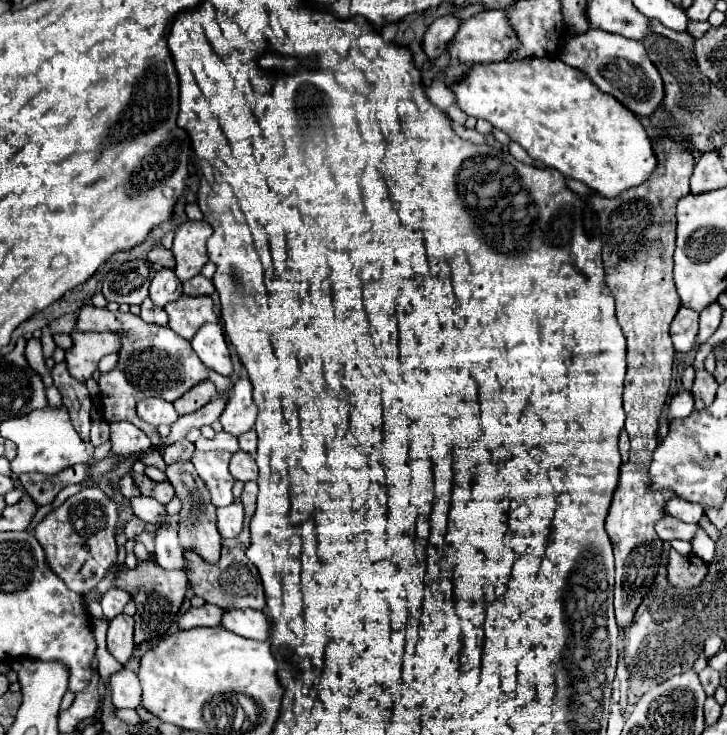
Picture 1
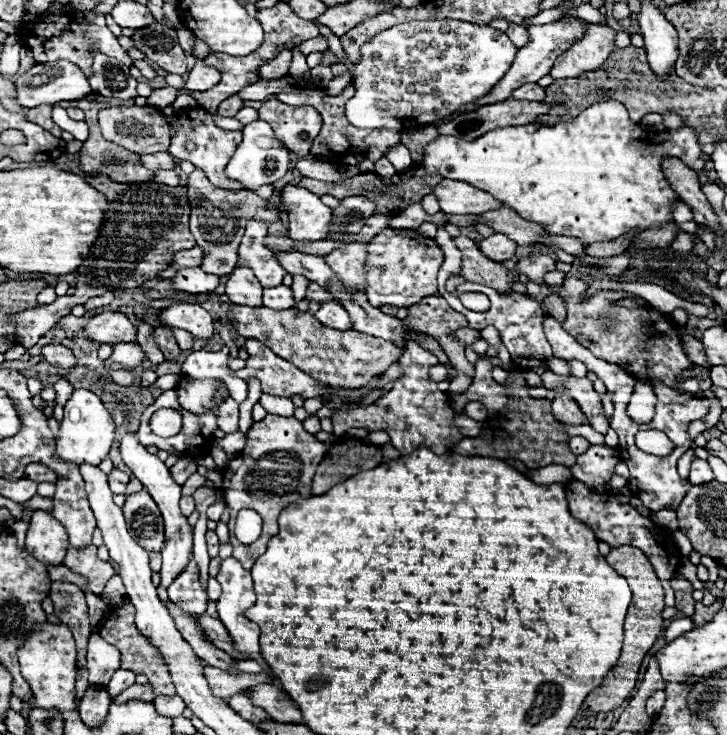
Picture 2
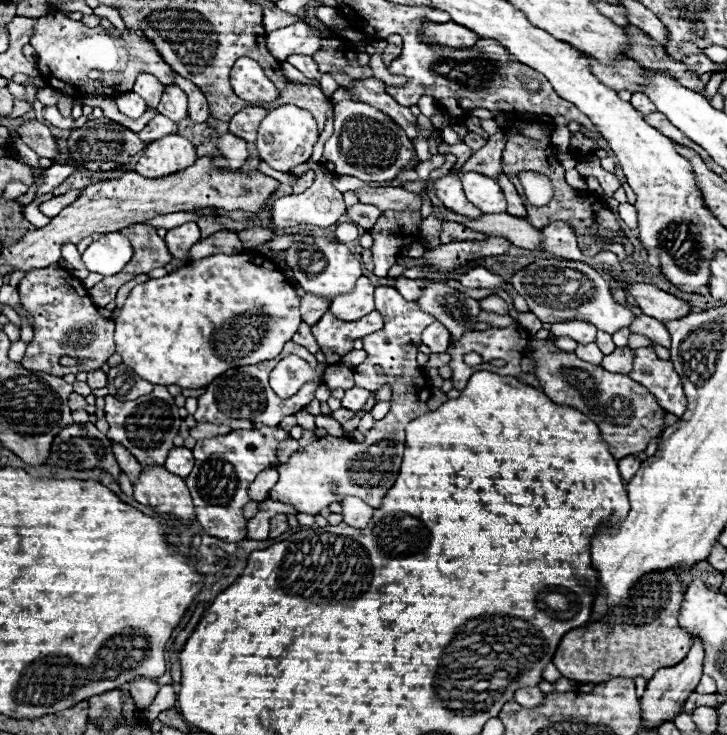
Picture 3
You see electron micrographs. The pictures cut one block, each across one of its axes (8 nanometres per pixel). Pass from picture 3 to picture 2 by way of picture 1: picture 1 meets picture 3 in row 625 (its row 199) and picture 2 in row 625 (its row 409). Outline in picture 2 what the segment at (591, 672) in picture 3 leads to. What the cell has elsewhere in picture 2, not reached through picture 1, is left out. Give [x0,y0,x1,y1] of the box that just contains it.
[586,546,664,712]

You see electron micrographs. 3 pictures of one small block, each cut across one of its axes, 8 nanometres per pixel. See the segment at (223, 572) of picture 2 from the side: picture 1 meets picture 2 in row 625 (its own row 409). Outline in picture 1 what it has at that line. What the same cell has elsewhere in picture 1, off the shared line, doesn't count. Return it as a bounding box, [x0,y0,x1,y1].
[220,378,256,436]

